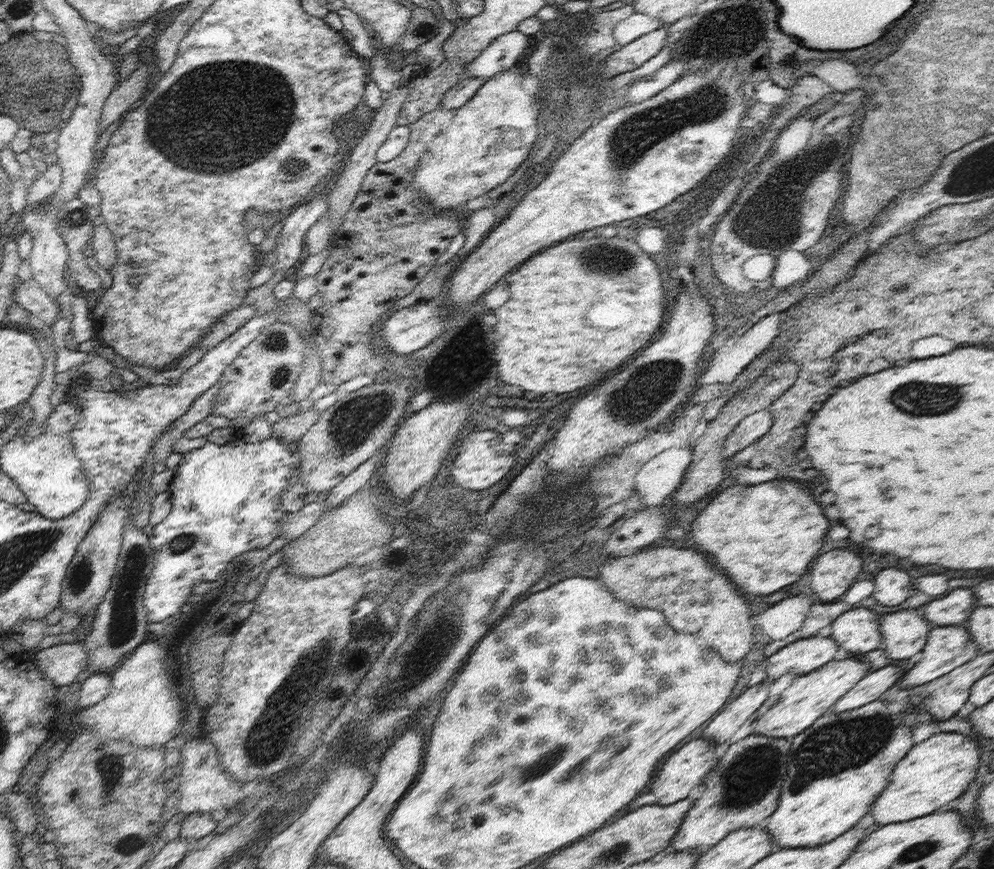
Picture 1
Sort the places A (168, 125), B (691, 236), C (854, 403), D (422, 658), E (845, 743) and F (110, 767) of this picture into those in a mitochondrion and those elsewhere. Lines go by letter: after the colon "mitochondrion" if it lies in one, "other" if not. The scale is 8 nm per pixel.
A: mitochondrion
B: other
C: other
D: mitochondrion
E: mitochondrion
F: mitochondrion

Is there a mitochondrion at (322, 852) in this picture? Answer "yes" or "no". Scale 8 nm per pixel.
no

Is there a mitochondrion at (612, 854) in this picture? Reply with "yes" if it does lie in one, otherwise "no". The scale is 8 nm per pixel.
yes

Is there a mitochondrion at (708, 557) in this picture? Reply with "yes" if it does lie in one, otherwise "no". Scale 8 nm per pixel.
no

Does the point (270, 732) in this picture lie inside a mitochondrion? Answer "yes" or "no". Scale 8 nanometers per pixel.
yes

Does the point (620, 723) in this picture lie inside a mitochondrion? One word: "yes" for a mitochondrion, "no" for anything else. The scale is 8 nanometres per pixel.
no

